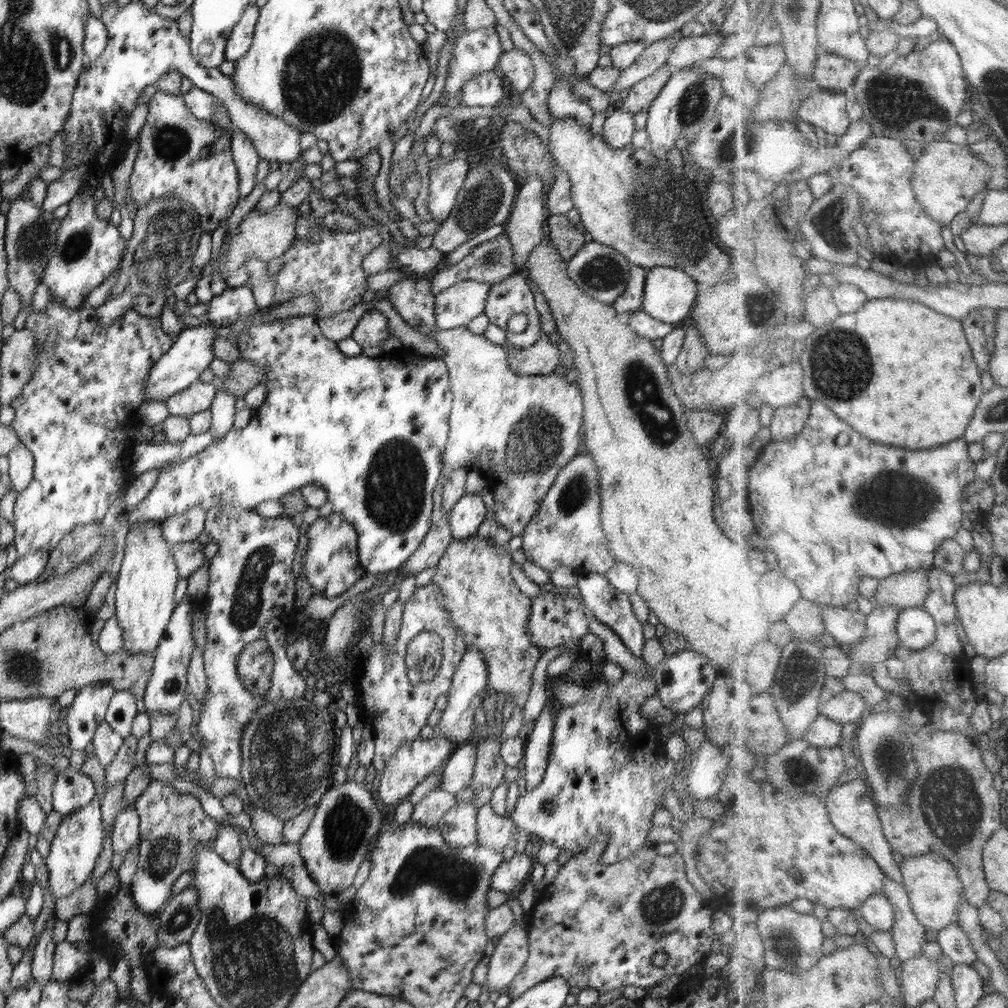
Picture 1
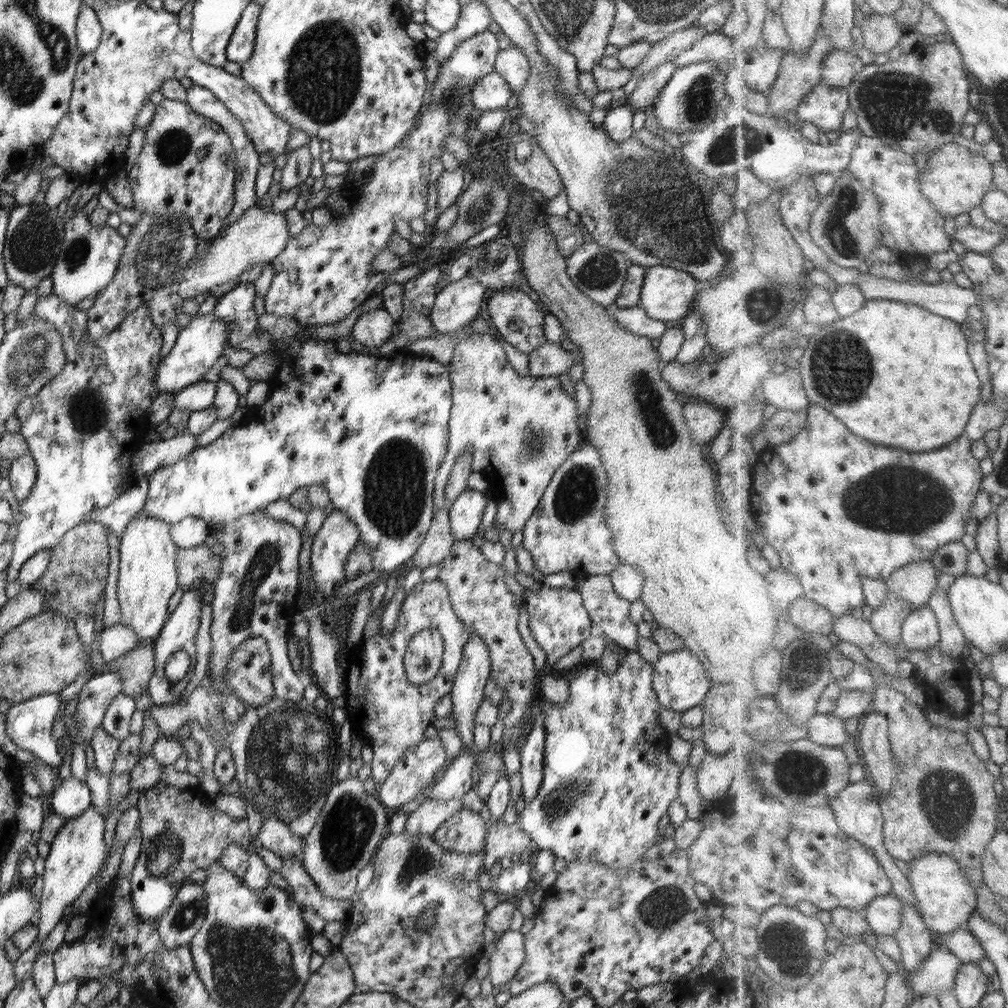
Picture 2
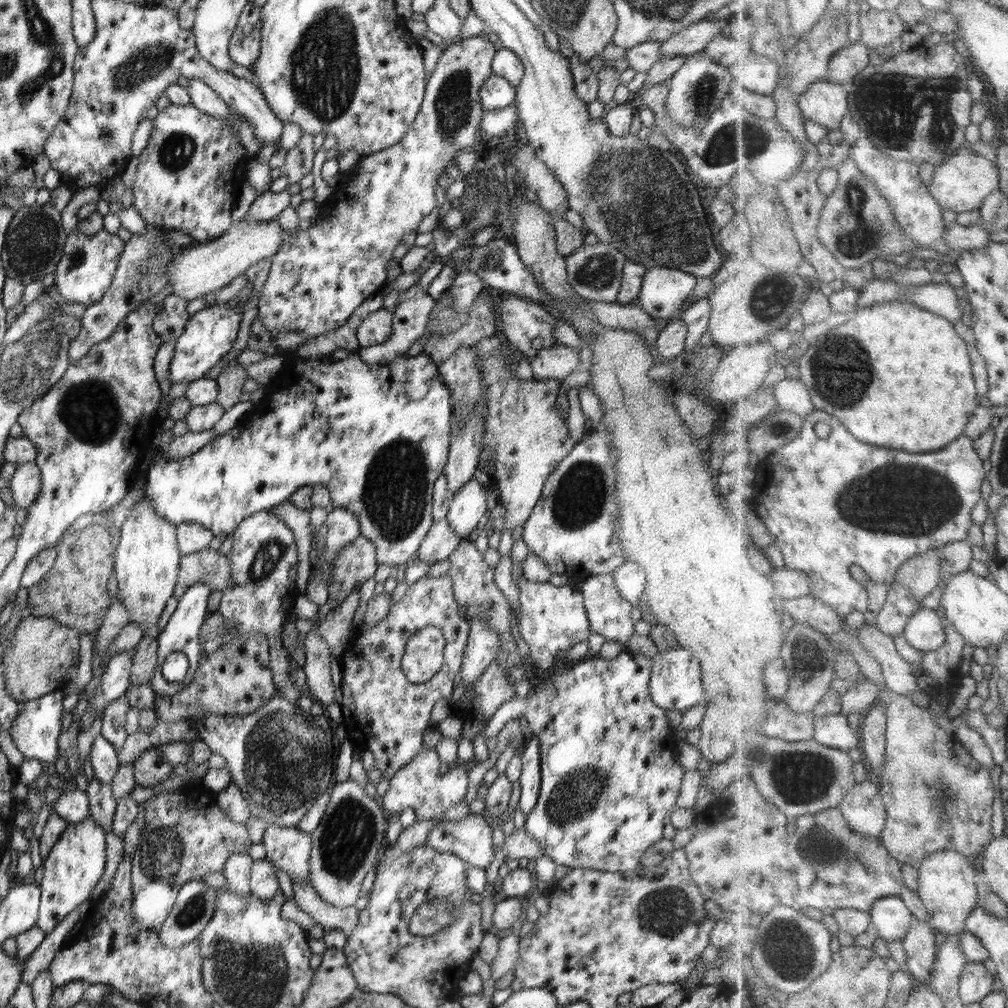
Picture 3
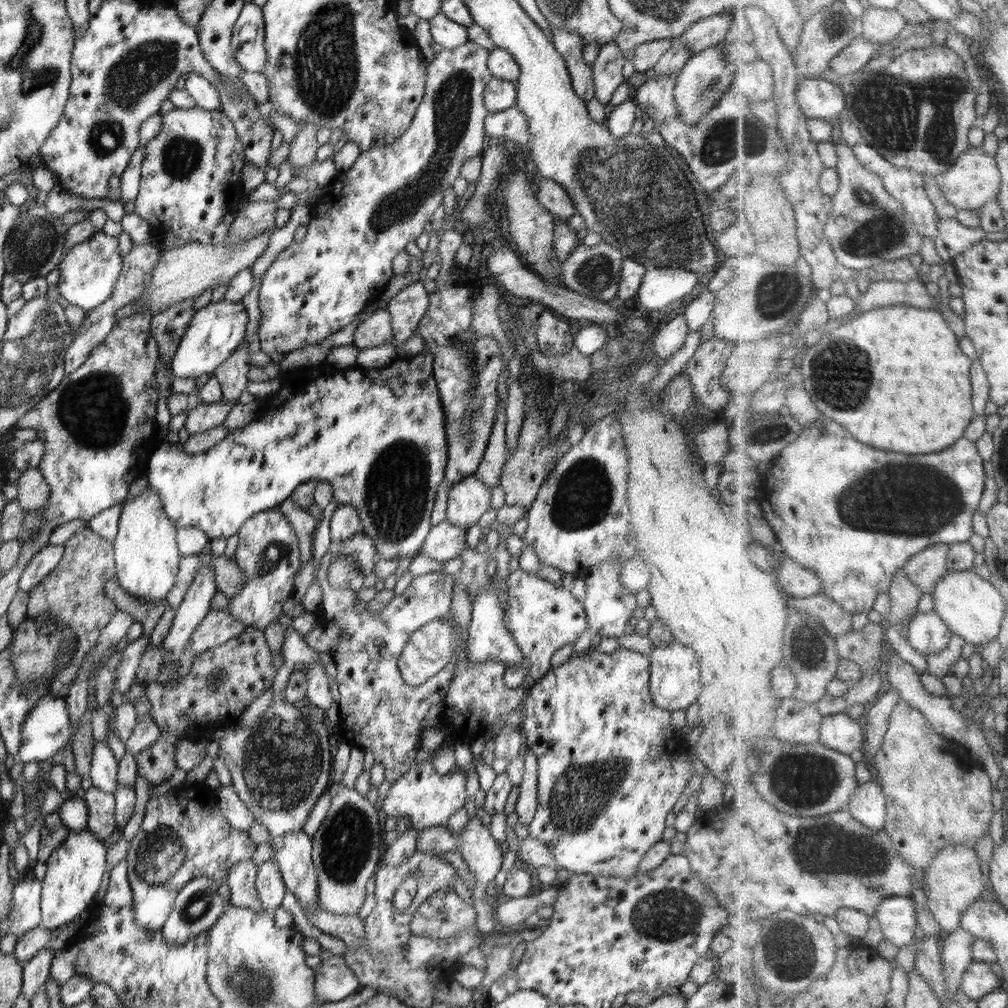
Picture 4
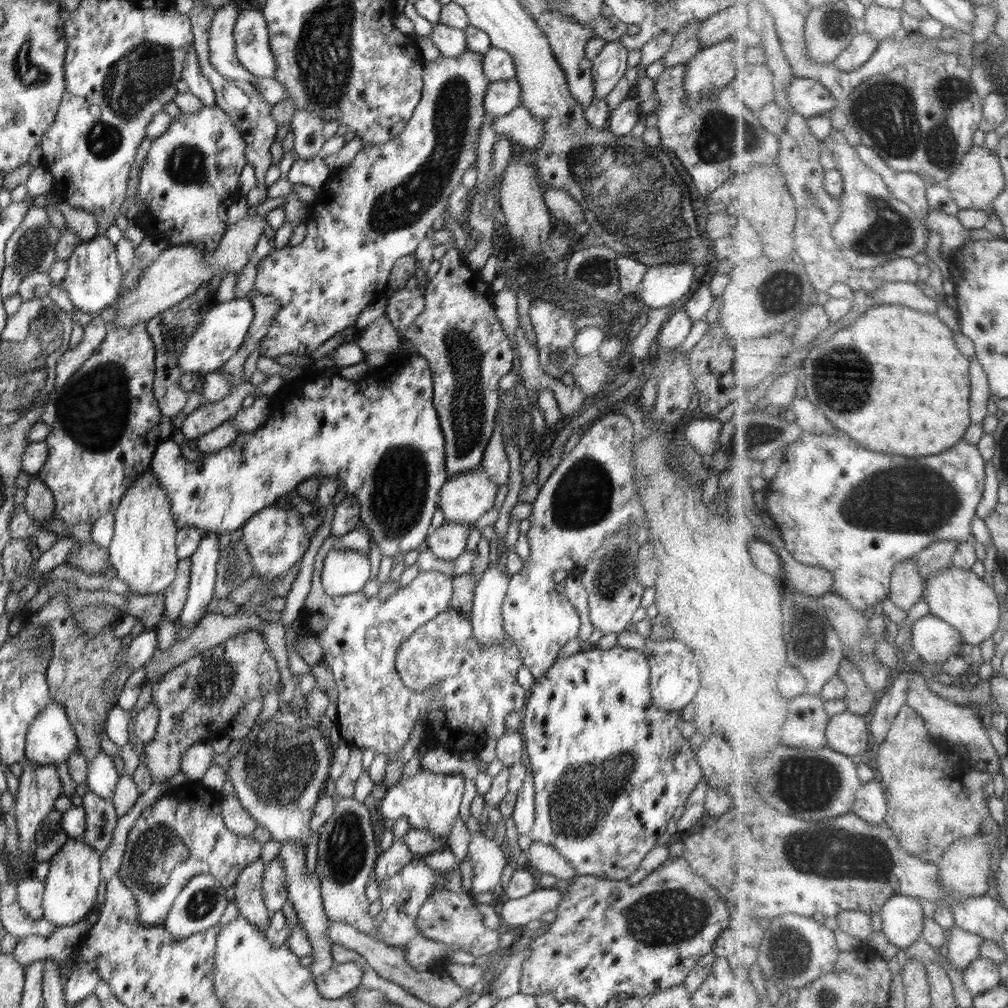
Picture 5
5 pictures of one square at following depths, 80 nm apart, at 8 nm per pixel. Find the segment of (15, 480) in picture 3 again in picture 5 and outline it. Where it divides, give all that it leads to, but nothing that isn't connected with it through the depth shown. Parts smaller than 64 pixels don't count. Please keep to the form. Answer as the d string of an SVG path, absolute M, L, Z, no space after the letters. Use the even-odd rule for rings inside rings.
M37 474L31 475L30 484L25 489L27 493L22 504L26 507L28 514L31 514L35 520L40 520L40 522L55 516L54 495L40 478L37 477Z

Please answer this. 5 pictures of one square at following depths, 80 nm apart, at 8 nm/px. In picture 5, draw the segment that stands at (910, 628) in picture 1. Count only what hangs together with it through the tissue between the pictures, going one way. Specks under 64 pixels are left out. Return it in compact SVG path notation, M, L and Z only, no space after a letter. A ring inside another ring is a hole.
M932 613L913 626L912 642L925 663L944 663L956 655L958 648L966 646L960 630Z

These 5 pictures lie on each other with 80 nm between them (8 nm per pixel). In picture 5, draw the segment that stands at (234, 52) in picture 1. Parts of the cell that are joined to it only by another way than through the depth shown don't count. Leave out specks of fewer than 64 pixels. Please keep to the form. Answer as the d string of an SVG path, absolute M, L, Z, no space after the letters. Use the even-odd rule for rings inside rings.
M261 7L242 9L237 16L233 35L240 64L257 78L275 78L277 60L269 45L269 30Z

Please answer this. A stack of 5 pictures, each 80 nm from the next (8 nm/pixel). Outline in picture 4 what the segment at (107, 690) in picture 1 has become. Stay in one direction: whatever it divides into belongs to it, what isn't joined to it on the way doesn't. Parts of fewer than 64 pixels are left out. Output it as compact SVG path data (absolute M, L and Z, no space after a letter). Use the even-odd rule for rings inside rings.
M143 635L142 638L134 640L132 644L128 644L121 653L120 662L115 669L116 681L113 690L124 694L127 692L135 680L136 671L140 667L140 657L142 651L146 651L150 642L149 635Z

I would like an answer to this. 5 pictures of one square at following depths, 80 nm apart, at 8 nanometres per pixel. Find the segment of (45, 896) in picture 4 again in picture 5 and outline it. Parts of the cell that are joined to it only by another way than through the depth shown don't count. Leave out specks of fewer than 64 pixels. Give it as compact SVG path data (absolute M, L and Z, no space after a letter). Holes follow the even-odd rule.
M79 838L68 839L49 861L48 875L44 881L43 916L56 926L80 922L92 910L100 886L100 854Z

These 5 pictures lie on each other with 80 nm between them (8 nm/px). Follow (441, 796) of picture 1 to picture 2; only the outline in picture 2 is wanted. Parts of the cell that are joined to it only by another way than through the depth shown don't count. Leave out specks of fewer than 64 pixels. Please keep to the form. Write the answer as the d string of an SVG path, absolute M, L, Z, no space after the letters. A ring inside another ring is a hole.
M428 798L412 813L405 824L407 836L433 836L434 831L455 812L463 808L461 799L434 800Z

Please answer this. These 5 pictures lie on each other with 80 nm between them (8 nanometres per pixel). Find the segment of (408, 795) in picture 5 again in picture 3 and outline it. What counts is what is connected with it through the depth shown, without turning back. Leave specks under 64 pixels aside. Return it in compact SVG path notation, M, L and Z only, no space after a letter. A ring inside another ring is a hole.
M435 747L423 749L389 780L389 789L379 798L383 809L390 815L400 815L404 808L413 808L416 817L428 820L440 816L451 806L464 801L468 792L468 768L466 760L460 758L450 766L446 773L440 774L440 758Z

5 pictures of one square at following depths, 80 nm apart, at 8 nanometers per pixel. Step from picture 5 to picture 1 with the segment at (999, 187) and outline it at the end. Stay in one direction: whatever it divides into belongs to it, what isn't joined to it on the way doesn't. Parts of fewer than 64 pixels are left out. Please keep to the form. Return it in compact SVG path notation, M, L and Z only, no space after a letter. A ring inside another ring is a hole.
M948 140L926 145L916 166L916 173L912 179L916 194L928 214L943 225L952 224L959 214L966 212L970 202L980 192L988 191L990 180L996 176L994 167L990 166L986 160L979 158L967 145L956 145Z

